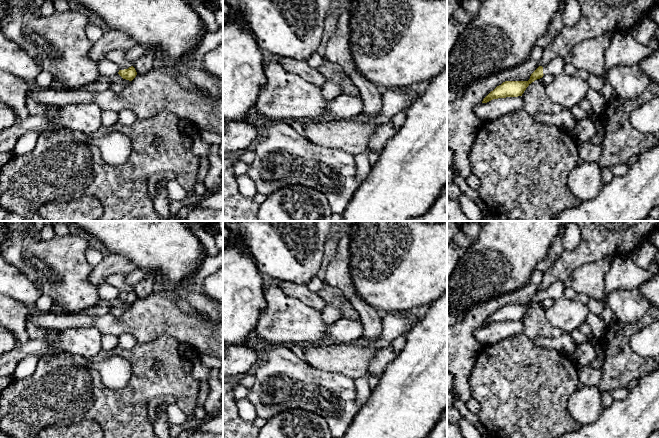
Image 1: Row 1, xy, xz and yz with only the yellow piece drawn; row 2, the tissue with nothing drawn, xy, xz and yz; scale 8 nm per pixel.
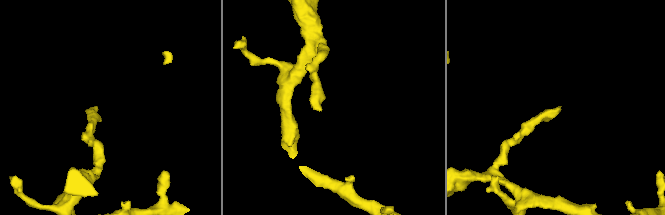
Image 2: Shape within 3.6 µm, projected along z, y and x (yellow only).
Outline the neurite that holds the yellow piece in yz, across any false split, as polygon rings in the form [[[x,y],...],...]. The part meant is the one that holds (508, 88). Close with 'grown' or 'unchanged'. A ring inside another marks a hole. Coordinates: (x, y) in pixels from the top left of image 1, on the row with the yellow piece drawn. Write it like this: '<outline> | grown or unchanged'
[[[557,57],[553,59],[549,64],[542,67],[539,66],[530,76],[528,81],[505,81],[501,85],[497,86],[491,91],[482,101],[487,103],[493,99],[506,98],[506,97],[518,97],[522,96],[526,88],[535,80],[543,77],[544,74],[557,76],[563,73],[566,62],[564,58]]] | grown

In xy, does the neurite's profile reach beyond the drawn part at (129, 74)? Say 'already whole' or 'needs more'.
already whole

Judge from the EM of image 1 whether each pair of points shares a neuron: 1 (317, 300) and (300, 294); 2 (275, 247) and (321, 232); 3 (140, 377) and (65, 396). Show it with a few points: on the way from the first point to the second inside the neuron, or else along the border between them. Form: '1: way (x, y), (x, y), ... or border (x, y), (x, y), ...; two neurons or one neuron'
1: way (313, 299), (304, 294); one neuron
2: way (286, 247), (296, 247), (304, 239), (310, 237); one neuron
3: way (123, 396), (84, 396); one neuron

